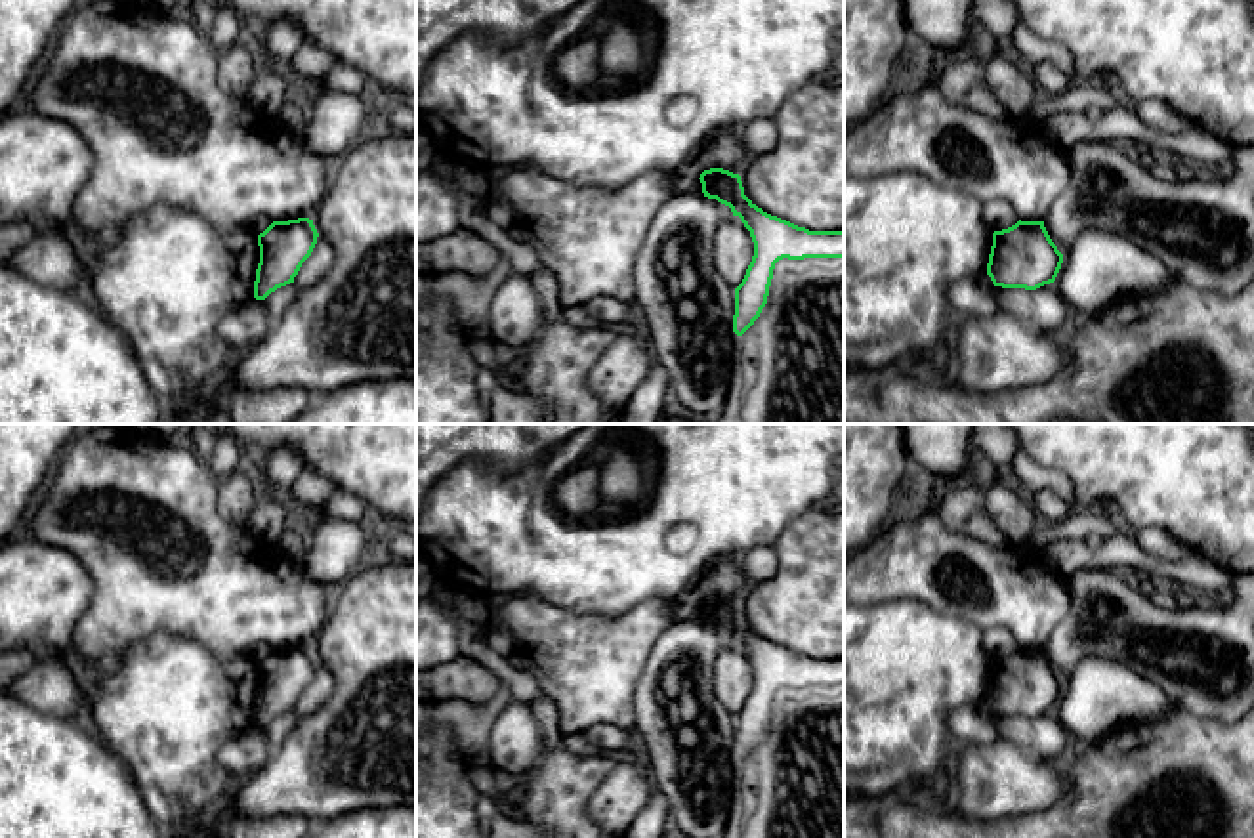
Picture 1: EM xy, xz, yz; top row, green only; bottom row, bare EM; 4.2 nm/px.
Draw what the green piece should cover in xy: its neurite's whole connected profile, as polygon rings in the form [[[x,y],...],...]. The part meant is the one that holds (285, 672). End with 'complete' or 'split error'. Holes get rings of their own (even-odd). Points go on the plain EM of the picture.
[[[309,645],[273,649],[260,660],[254,725],[265,727],[277,716],[294,710],[302,691],[311,683],[317,664],[319,660]]]; complete

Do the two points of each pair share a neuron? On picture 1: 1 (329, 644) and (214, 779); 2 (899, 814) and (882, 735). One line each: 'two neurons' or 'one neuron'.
1: two neurons
2: two neurons

